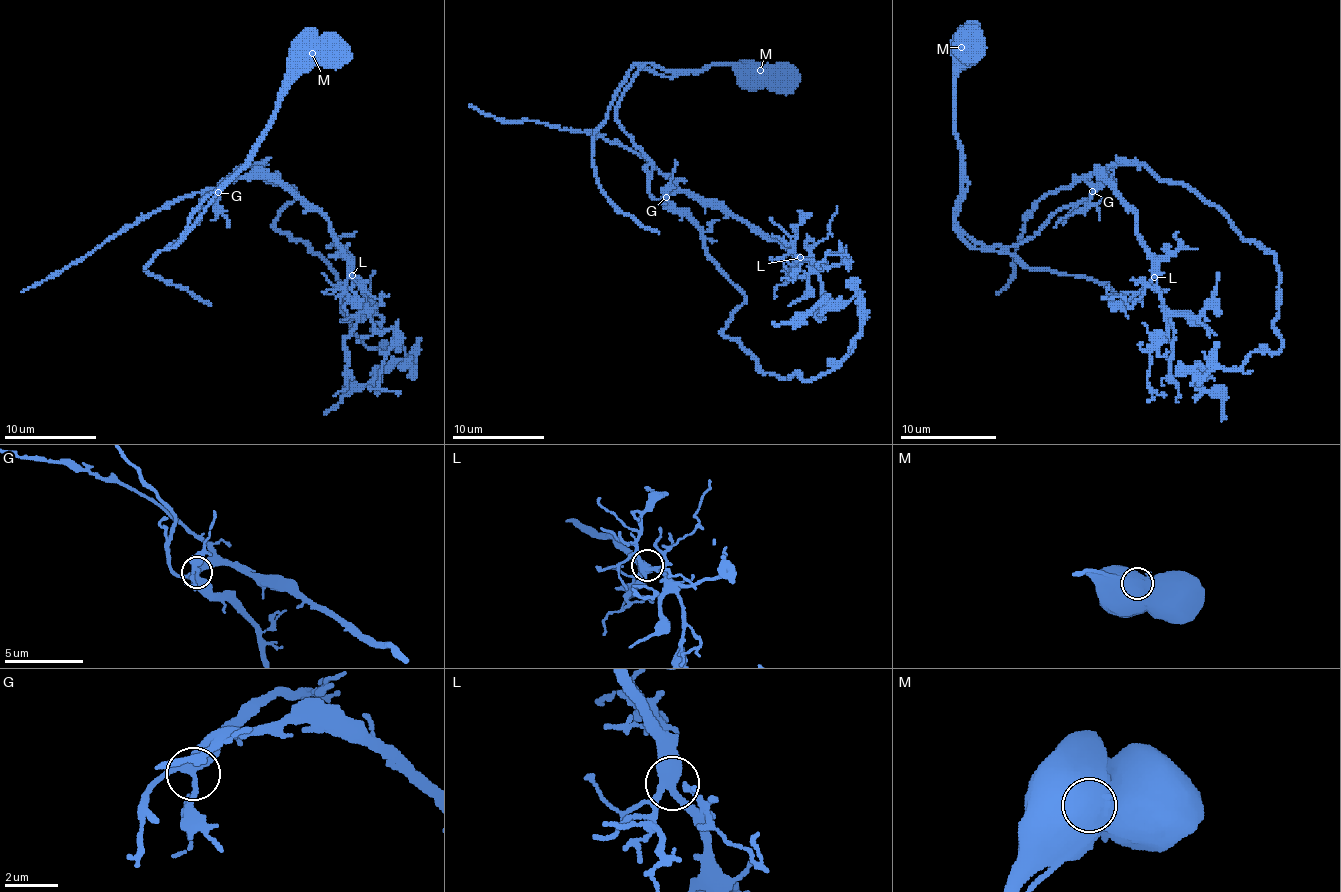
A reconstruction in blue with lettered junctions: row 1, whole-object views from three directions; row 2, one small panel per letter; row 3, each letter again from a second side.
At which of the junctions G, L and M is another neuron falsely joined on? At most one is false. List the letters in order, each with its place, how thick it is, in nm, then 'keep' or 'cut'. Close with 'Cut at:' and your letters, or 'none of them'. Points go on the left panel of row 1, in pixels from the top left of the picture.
G: at (218, 192); 360 nm thick; keep
L: at (352, 275); 400 nm thick; keep
M: at (312, 53); 1400 nm thick; cut
Cut at: M

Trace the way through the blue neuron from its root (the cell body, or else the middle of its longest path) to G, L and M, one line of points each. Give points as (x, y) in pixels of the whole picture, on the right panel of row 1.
G: (972, 45), (953, 81), (960, 150), (953, 220), (984, 246), (1015, 246), (1092, 191)
L: (972, 45), (953, 81), (953, 220), (984, 246), (1015, 246), (1082, 203), (1097, 172), (1135, 215), (1154, 277)
M: (972, 45), (960, 47)

